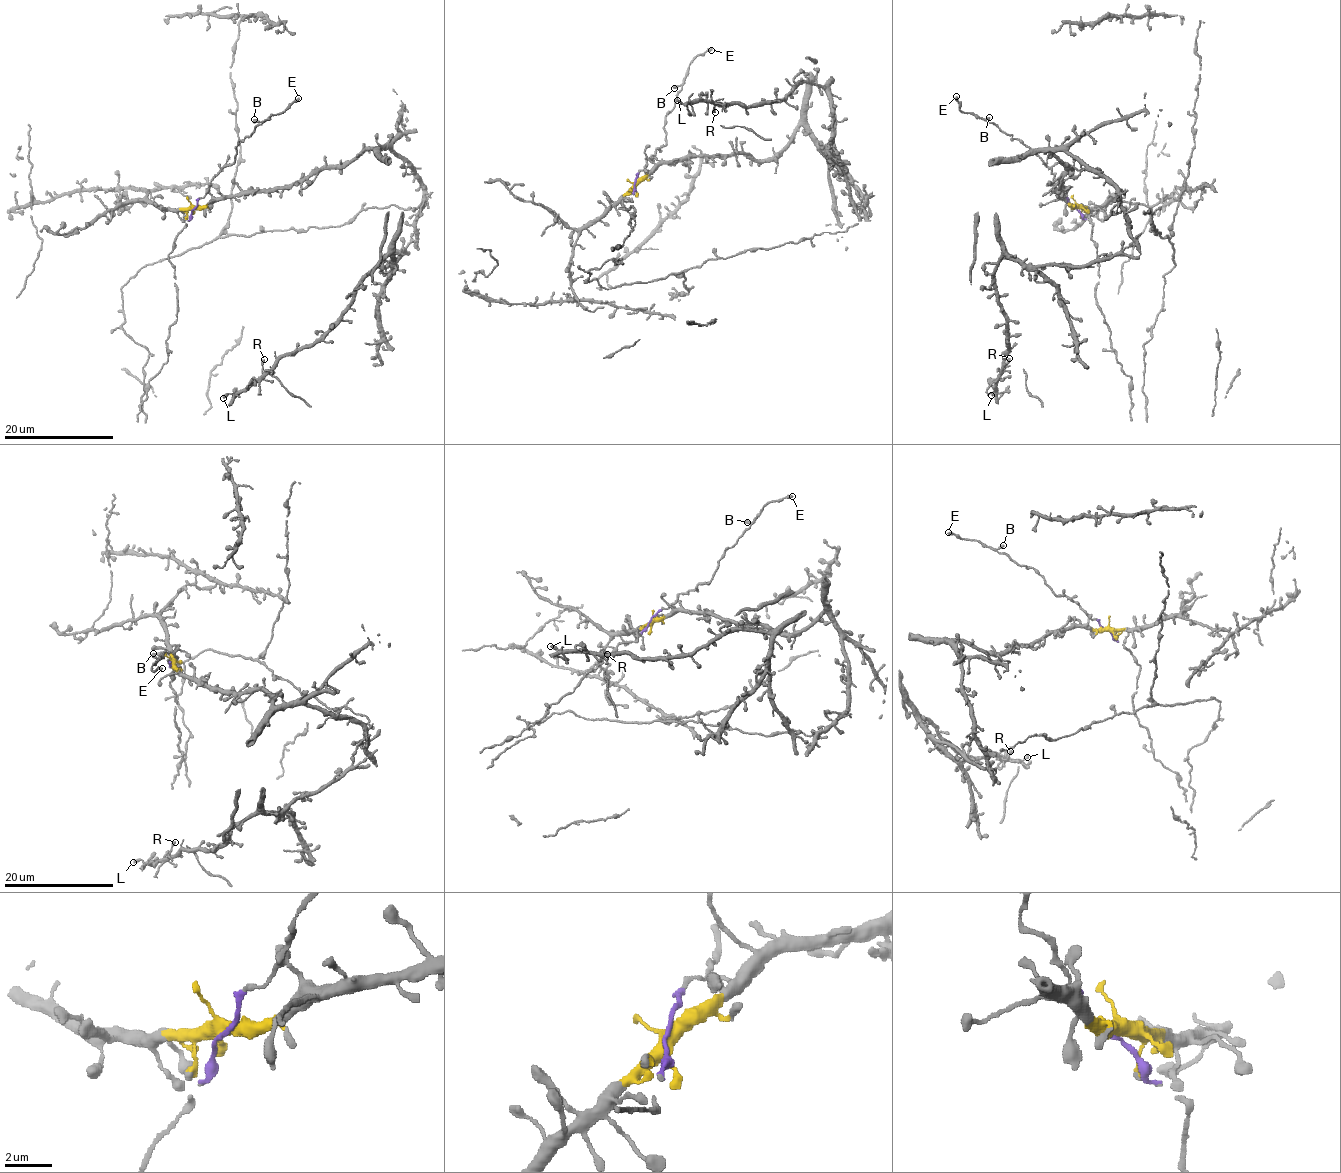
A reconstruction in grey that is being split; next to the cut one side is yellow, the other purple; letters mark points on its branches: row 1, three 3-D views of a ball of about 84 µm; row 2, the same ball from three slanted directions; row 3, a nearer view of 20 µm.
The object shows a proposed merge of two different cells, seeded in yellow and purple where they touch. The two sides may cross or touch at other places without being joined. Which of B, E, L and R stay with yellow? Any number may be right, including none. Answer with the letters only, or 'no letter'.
L, R

